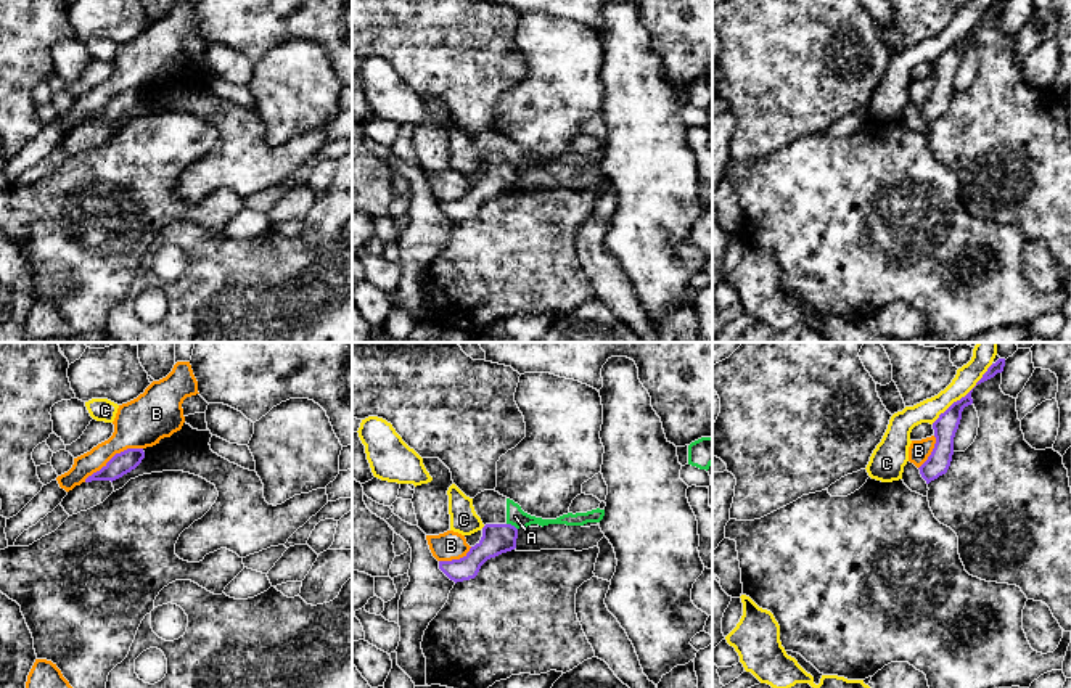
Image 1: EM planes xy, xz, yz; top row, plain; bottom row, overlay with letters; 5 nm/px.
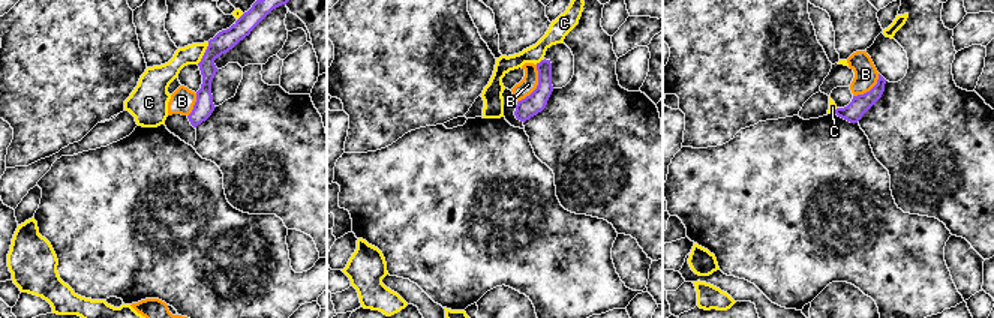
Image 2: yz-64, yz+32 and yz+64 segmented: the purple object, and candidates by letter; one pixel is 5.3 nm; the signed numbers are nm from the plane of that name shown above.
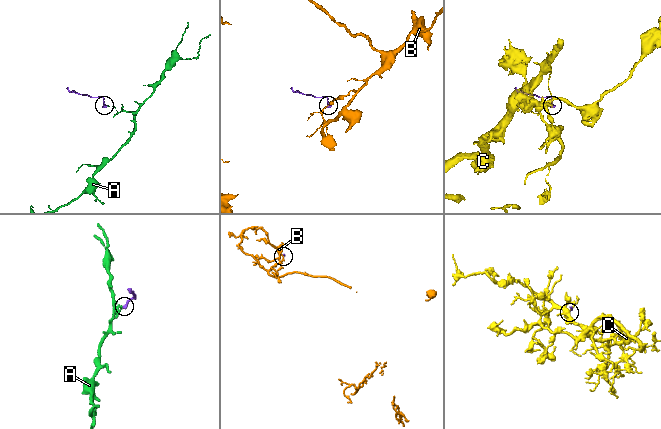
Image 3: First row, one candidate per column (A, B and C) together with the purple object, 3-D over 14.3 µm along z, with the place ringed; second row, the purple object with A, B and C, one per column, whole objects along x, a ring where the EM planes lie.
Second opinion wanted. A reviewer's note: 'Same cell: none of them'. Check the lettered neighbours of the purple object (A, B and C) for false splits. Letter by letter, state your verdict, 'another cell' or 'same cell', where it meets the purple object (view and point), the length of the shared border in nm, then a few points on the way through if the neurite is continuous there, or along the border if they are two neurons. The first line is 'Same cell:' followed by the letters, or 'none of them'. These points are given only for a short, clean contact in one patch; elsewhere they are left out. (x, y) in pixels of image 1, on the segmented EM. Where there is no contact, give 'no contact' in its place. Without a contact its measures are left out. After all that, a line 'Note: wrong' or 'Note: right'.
Same cell: none of them
A: another cell | xz (510, 524) | 70 nm | along xz (507, 523), (517, 529)
B: another cell | xy (114, 455) | 340 nm | along xy (142, 447), (127, 447), (116, 452), (84, 481)
C: another cell | yz (965, 396) | 440 nm
Note: right

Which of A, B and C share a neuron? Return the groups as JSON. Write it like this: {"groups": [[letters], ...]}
{"groups": [["A"], ["B"], ["C"]]}

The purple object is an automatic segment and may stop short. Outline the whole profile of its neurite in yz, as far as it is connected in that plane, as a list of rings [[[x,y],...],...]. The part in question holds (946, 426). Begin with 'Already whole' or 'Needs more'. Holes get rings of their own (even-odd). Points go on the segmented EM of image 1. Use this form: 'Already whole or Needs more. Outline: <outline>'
Already whole. Outline: [[[973,389],[965,397],[954,402],[933,423],[936,444],[928,460],[918,468],[926,484],[946,474],[950,466],[954,455],[954,437],[958,429],[963,408],[973,403],[971,392]]]

